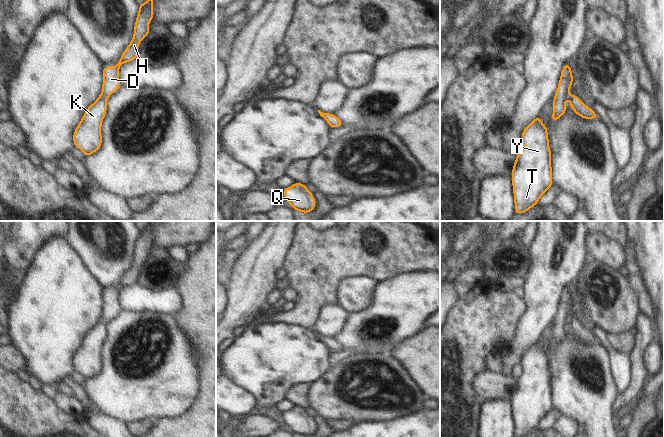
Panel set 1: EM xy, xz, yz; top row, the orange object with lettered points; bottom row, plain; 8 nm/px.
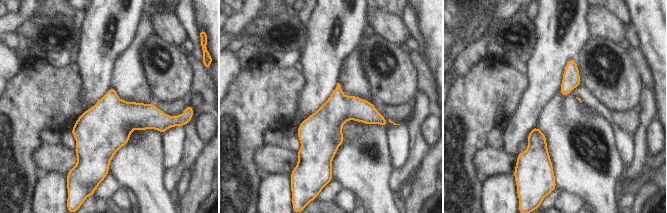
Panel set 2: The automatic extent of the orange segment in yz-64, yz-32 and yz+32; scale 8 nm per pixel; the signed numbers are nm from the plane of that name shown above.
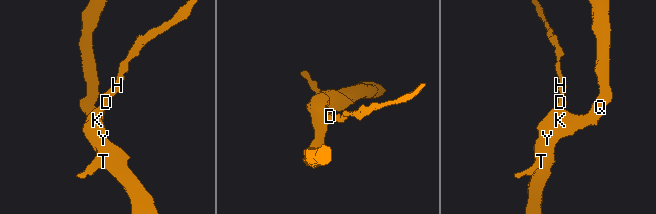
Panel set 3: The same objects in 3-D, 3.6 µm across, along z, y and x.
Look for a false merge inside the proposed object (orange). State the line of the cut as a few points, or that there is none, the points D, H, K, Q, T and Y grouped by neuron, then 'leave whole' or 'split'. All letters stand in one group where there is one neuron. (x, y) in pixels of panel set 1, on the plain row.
no cut; D H K Q T Y; leave whole

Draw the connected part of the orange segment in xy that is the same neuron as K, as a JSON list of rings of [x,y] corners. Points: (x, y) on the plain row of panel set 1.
[[[150,221],[144,228],[139,228],[139,237],[136,241],[131,267],[128,268],[115,290],[106,291],[102,294],[104,301],[102,316],[96,325],[87,332],[74,355],[73,366],[76,372],[79,372],[85,380],[98,375],[102,368],[101,351],[107,335],[106,325],[120,311],[119,290],[137,282],[139,267],[150,258],[148,249],[153,243],[154,222]]]

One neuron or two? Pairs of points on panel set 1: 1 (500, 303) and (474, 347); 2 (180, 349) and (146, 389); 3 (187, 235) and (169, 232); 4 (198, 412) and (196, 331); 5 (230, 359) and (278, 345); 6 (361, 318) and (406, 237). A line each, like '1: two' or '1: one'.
1: one
2: one
3: one
4: one
5: one
6: two

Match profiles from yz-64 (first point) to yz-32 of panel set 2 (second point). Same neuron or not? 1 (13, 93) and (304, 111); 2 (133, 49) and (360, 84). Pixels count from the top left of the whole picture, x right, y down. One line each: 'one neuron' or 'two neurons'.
1: two neurons
2: one neuron

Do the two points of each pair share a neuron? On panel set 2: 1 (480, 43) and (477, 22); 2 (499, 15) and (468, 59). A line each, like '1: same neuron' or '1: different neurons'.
1: different neurons
2: same neuron

